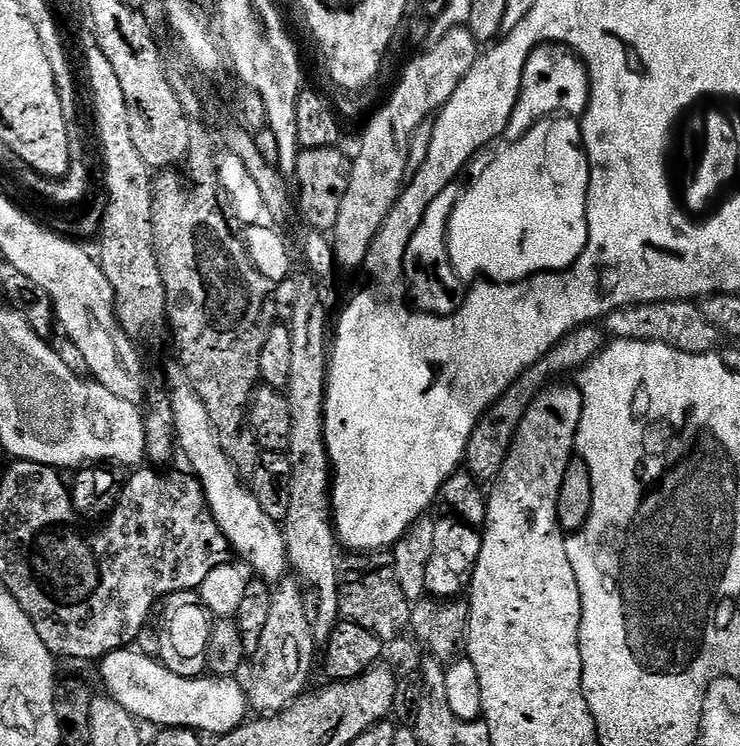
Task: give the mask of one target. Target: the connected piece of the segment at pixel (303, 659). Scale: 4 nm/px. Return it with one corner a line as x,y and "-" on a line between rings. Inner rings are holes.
288,578
273,591
270,618
262,633
261,644
254,655
256,677
247,689
251,707
260,714
275,714
304,695
312,676
312,663
318,660
318,641
310,608
304,605
301,585
-
293,580
293,581
292,581
-
296,584
297,585
296,585
-
308,684
308,685
307,685

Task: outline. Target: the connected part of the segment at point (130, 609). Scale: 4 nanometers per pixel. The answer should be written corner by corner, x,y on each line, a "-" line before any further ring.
149,468
135,469
133,475
130,474
125,479
125,484
122,488
121,496
119,500
105,521
104,529
102,529
97,540
94,540
94,550
97,554
97,560
102,563
100,582
98,590
95,591
93,598
90,598
88,604
85,604
84,608
104,608
104,616
116,616
116,620
128,620
128,628
132,628
132,624
136,624
136,616
145,616
147,619
151,619
153,607
156,602
164,600
168,596
174,593
180,592
196,592
203,584
204,580
208,578
208,575
212,570
221,567
225,563
225,556
228,555
230,545
228,540
225,539
220,527
216,520
212,516
212,512
207,508
207,500
205,498
204,488
201,486
201,482
194,474
184,472
172,472
170,474
158,474
156,475
155,469

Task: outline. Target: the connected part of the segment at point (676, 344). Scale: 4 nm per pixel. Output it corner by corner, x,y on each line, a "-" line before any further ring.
659,300
653,304
631,304
629,308
619,308
603,317
602,328
618,340
638,342
658,342
686,354
715,353
718,333
700,312
695,303
687,300

